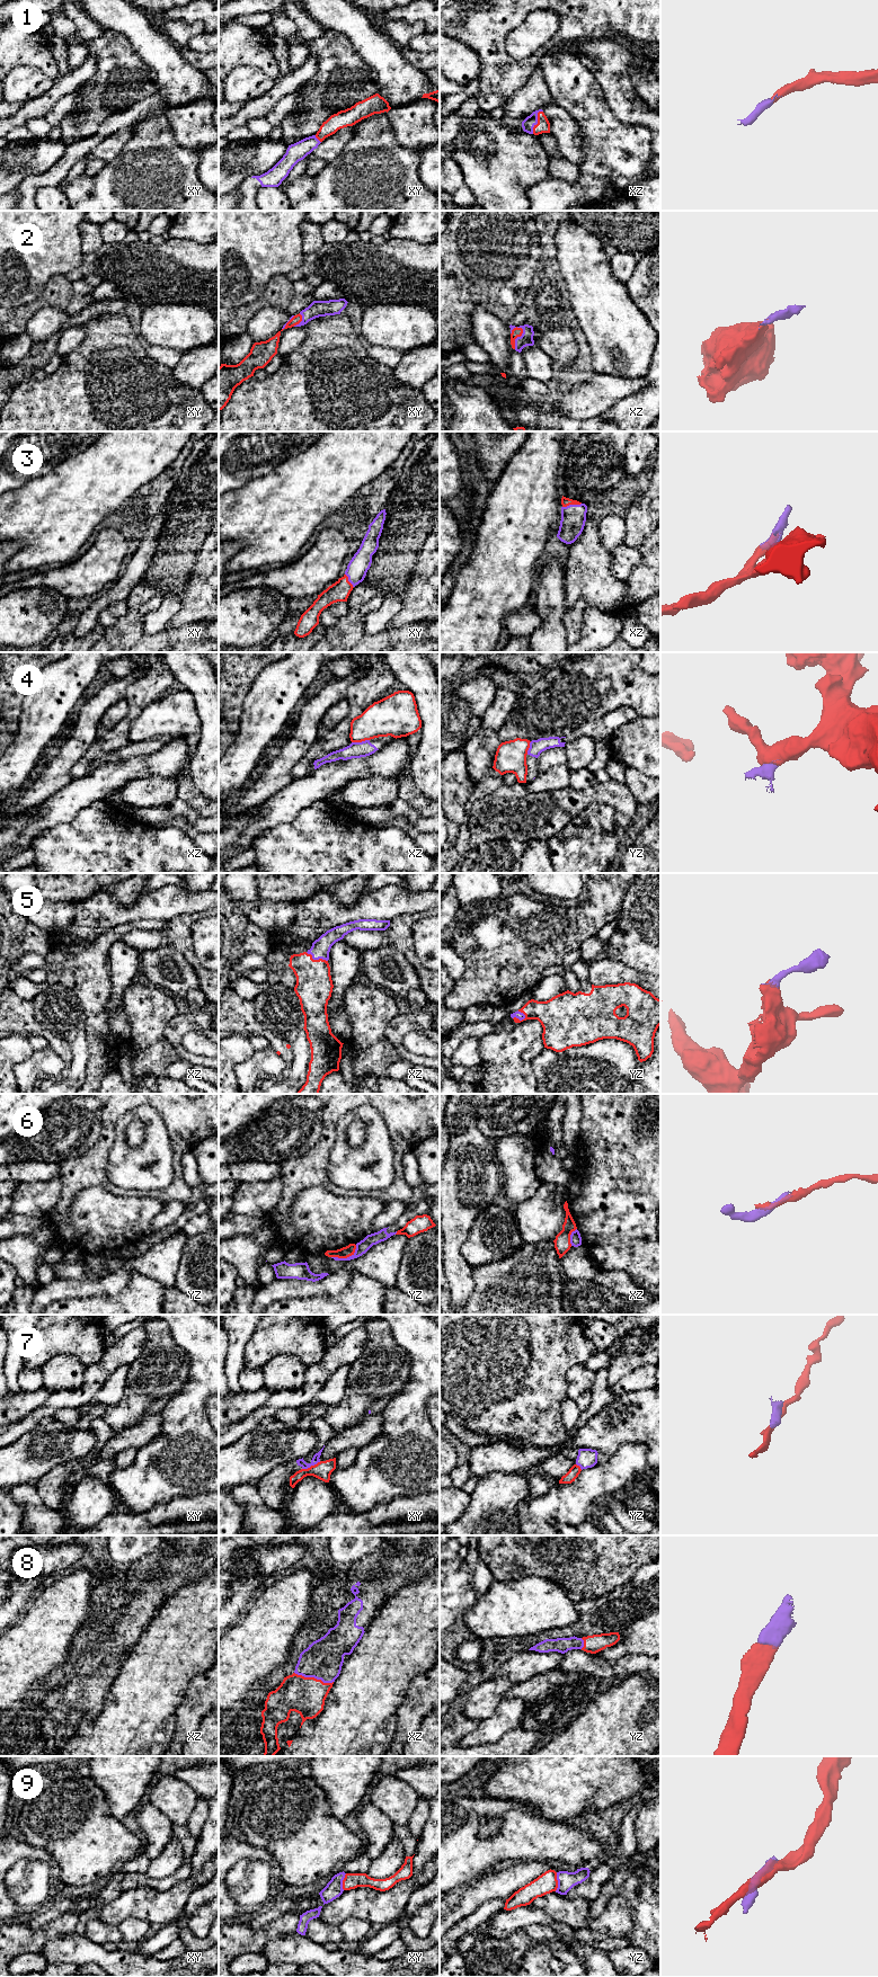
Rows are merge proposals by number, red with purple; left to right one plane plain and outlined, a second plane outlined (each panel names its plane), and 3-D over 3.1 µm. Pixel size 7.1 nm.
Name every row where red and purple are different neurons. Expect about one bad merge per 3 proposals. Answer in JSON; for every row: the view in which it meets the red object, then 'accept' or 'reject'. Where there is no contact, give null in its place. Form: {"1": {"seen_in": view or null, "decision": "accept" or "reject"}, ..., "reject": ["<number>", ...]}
{"1": {"seen_in": "xz", "decision": "accept"}, "2": {"seen_in": "xz", "decision": "accept"}, "3": {"seen_in": "xz", "decision": "accept"}, "4": {"seen_in": "xz", "decision": "reject"}, "5": {"seen_in": "xz", "decision": "accept"}, "6": {"seen_in": "yz", "decision": "reject"}, "7": {"seen_in": "xy", "decision": "reject"}, "8": {"seen_in": "xz", "decision": "accept"}, "9": {"seen_in": "yz", "decision": "reject"}, "reject": ["4", "6", "7", "9"]}

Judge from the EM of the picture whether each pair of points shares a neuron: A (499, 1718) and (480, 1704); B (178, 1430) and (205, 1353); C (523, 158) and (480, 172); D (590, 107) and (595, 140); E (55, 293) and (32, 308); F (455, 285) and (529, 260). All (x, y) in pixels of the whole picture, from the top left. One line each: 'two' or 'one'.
A: two
B: one
C: one
D: one
E: one
F: one

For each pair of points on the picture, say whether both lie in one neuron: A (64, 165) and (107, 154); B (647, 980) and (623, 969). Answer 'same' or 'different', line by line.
A: different
B: same

